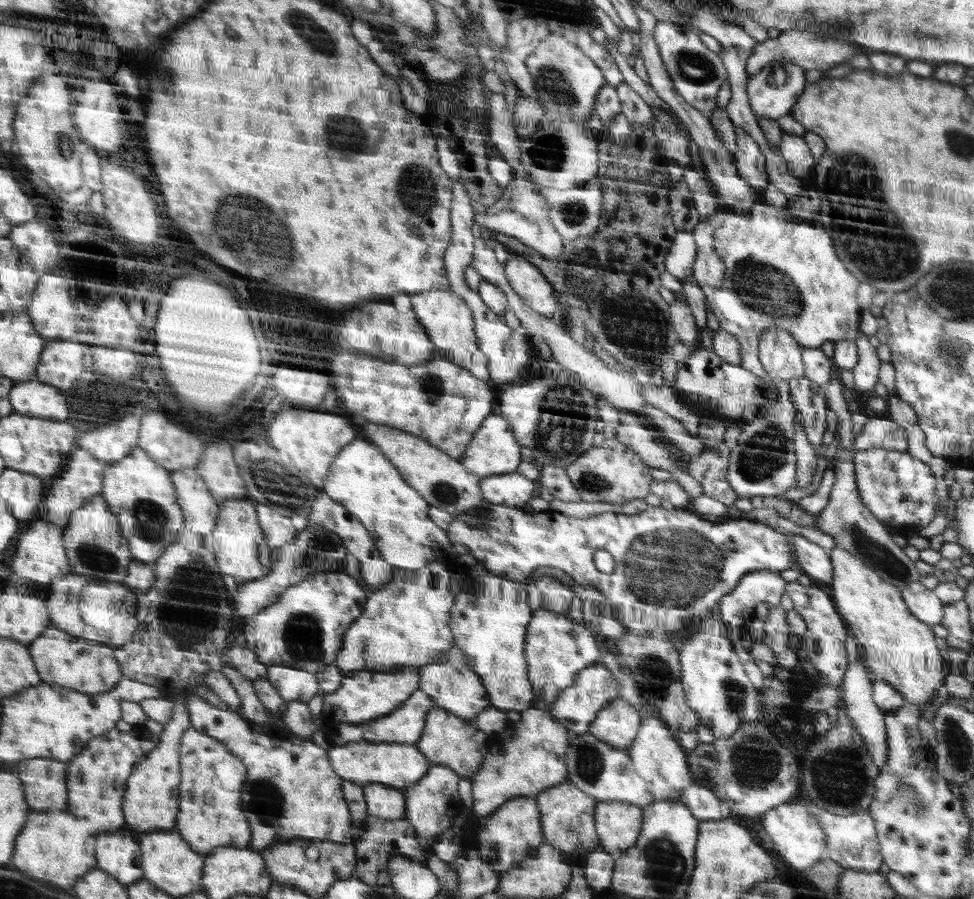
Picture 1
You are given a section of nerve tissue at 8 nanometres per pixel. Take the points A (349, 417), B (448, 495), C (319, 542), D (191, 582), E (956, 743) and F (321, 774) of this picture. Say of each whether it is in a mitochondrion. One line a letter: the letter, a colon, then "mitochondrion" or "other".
A: other
B: mitochondrion
C: mitochondrion
D: mitochondrion
E: mitochondrion
F: other

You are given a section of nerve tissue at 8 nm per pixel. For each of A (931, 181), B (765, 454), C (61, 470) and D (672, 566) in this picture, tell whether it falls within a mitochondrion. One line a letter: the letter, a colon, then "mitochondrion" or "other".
A: other
B: mitochondrion
C: other
D: mitochondrion

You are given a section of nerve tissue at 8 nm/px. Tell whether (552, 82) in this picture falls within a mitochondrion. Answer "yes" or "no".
yes

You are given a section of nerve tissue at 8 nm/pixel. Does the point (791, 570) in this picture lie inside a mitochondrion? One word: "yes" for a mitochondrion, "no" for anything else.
no

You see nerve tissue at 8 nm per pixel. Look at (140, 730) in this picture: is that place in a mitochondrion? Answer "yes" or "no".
no

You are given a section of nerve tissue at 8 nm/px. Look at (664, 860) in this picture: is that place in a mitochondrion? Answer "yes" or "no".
yes

